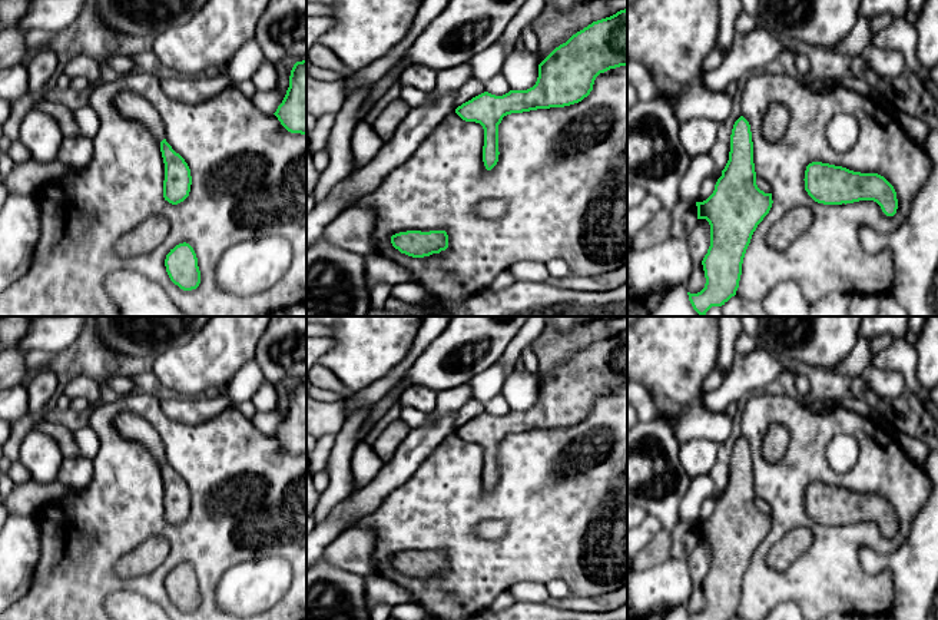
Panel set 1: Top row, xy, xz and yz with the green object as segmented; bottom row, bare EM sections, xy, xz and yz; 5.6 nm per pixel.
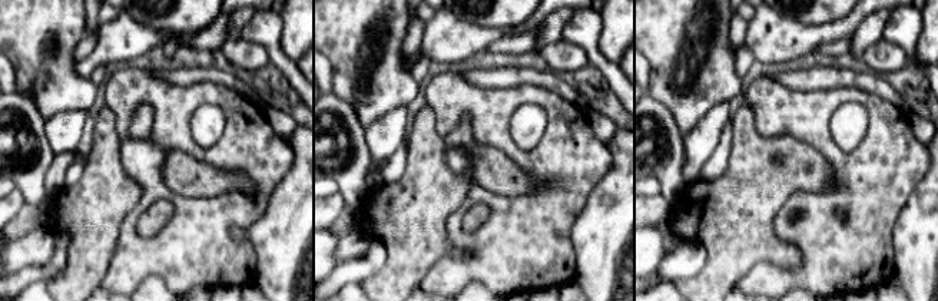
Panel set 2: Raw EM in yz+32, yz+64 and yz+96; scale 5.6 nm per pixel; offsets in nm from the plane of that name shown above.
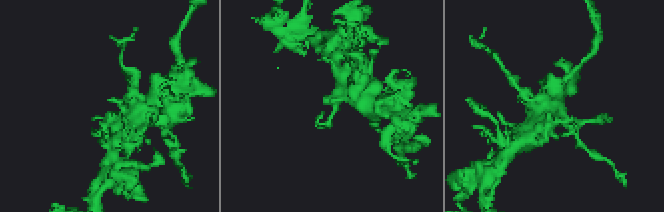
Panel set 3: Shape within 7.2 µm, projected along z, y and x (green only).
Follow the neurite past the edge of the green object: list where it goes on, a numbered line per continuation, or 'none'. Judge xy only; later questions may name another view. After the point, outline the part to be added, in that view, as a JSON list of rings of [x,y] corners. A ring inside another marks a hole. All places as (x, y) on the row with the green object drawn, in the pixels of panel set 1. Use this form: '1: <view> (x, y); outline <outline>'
1: xy (131, 105); outline [[[122,92],[115,97],[115,107],[125,117],[142,123],[155,135],[159,143],[165,139],[165,129],[160,115],[140,95],[133,92]]]

